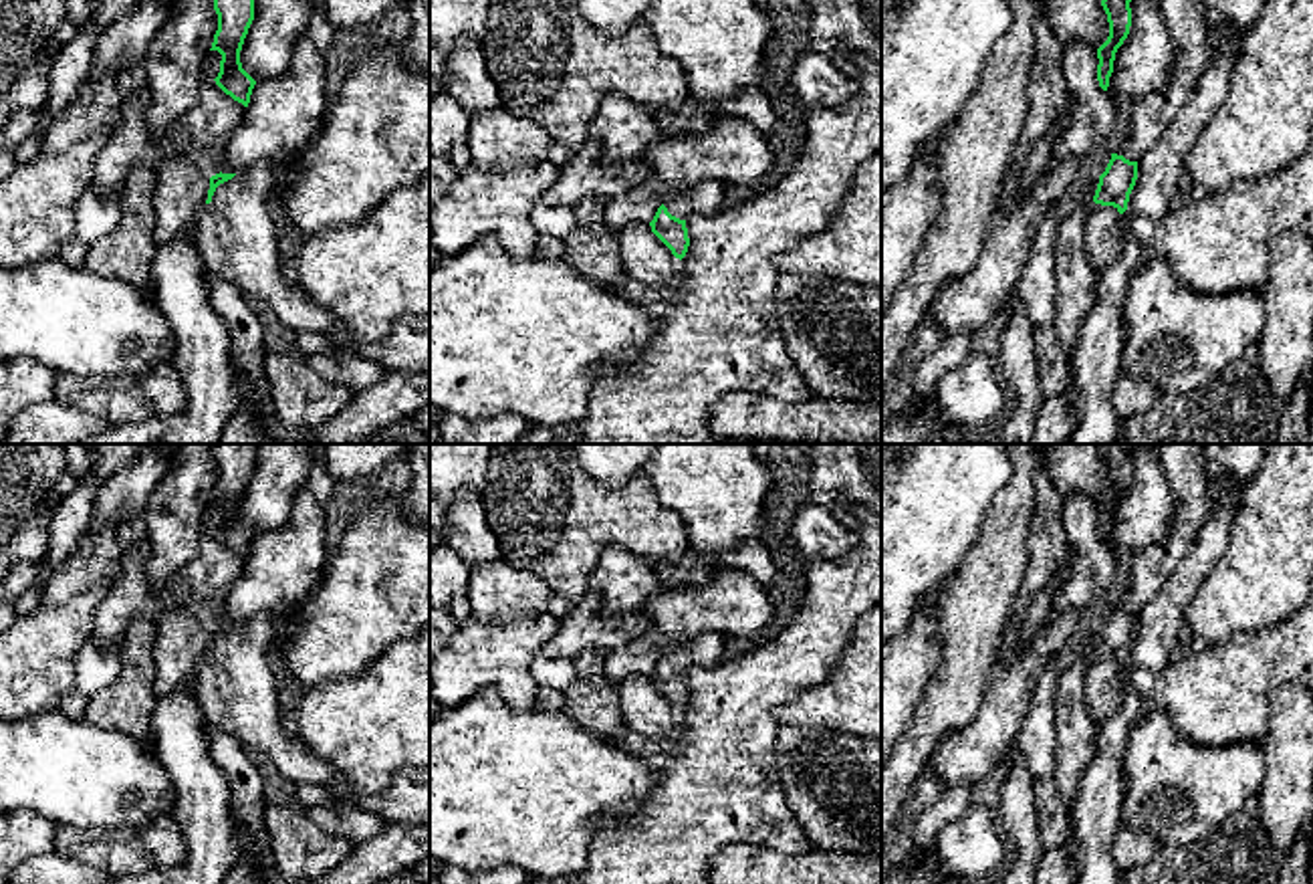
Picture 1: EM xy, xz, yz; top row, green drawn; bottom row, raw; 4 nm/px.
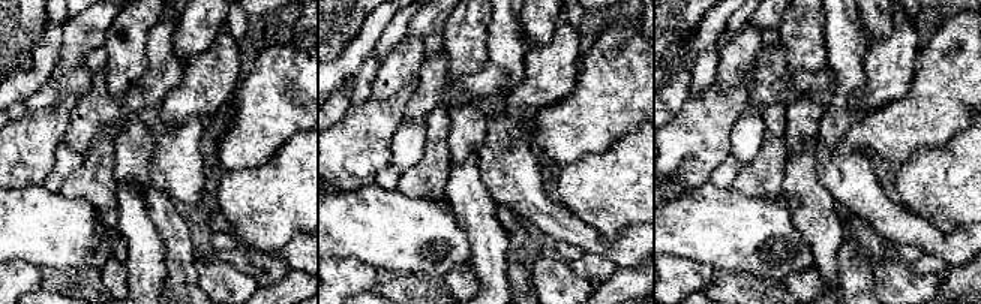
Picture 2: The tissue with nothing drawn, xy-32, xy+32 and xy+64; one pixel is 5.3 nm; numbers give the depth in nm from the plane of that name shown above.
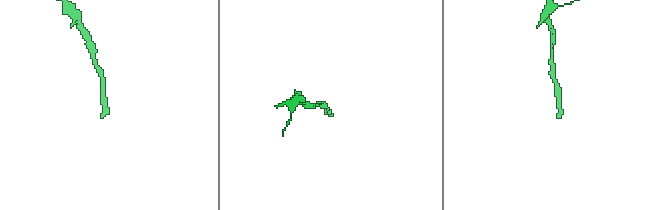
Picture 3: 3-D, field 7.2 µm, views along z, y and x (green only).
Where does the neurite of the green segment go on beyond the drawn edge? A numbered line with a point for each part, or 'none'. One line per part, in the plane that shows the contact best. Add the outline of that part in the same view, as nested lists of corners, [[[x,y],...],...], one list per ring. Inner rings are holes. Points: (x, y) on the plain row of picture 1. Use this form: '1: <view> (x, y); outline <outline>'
1: xy (236, 693); outline [[[268,612],[256,614],[246,626],[220,636],[198,668],[194,696],[208,725],[222,729],[238,739],[254,757],[268,759],[286,783],[315,783],[337,799],[351,799],[361,807],[381,815],[387,823],[430,825],[430,769],[403,767],[391,783],[377,795],[359,795],[335,769],[282,727],[278,686],[268,664],[268,654],[276,640],[276,616]]]

